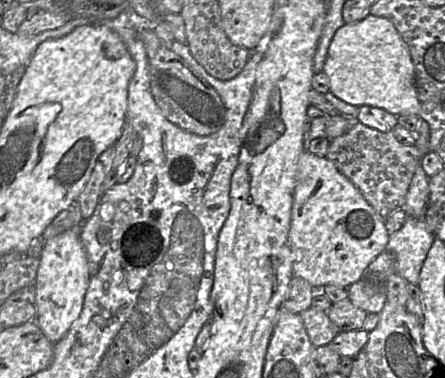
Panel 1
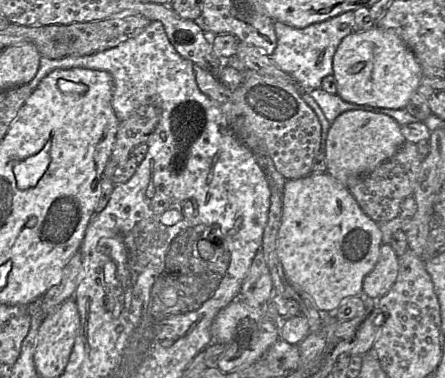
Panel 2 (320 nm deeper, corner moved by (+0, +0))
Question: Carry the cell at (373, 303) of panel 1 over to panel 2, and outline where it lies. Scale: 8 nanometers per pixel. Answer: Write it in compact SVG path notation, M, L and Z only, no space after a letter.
M382 244L378 261L363 279L361 294L373 299L381 298L394 284L398 271L398 256L390 244Z

